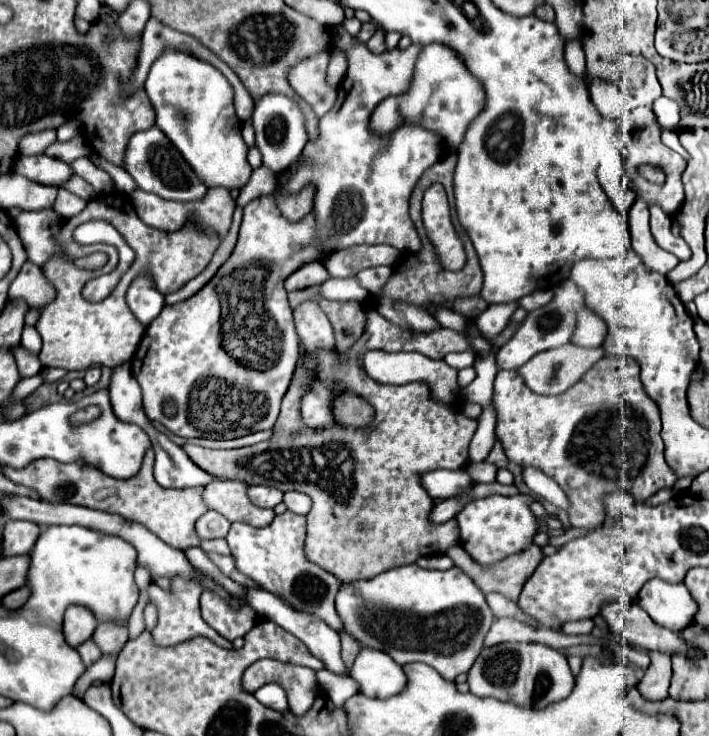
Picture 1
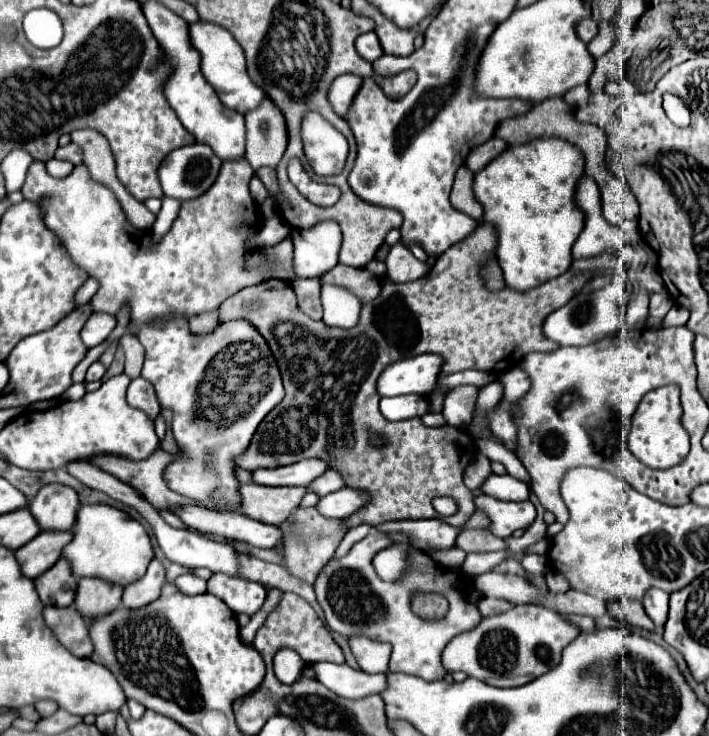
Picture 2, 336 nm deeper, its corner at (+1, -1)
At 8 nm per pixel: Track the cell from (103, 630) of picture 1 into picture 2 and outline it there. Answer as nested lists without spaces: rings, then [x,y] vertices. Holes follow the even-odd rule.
[[[154,558],[150,562],[148,572],[144,574],[144,578],[134,582],[132,586],[124,588],[124,596],[122,596],[120,606],[126,608],[126,610],[138,610],[142,606],[148,606],[150,602],[154,602],[160,596],[164,584],[166,584],[164,566]]]

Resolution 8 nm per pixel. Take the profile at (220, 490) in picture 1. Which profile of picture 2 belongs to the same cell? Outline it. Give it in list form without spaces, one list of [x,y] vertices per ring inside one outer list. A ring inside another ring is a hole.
[[[242,484],[240,510],[248,518],[280,526],[300,504],[304,494],[306,488],[288,488],[288,486],[272,488],[258,484]]]

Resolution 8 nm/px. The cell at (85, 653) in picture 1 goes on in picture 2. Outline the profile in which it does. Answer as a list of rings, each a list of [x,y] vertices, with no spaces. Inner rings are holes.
[[[46,606],[44,620],[70,654],[74,654],[78,658],[92,656],[94,646],[92,646],[92,640],[88,634],[88,626],[76,608],[72,608],[72,606],[68,606],[68,608]]]

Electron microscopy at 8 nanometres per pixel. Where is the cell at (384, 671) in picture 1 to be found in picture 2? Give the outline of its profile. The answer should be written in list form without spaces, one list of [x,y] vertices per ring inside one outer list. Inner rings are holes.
[[[350,638],[352,654],[360,666],[360,670],[368,674],[388,672],[390,646],[384,642],[372,642],[368,638]]]

